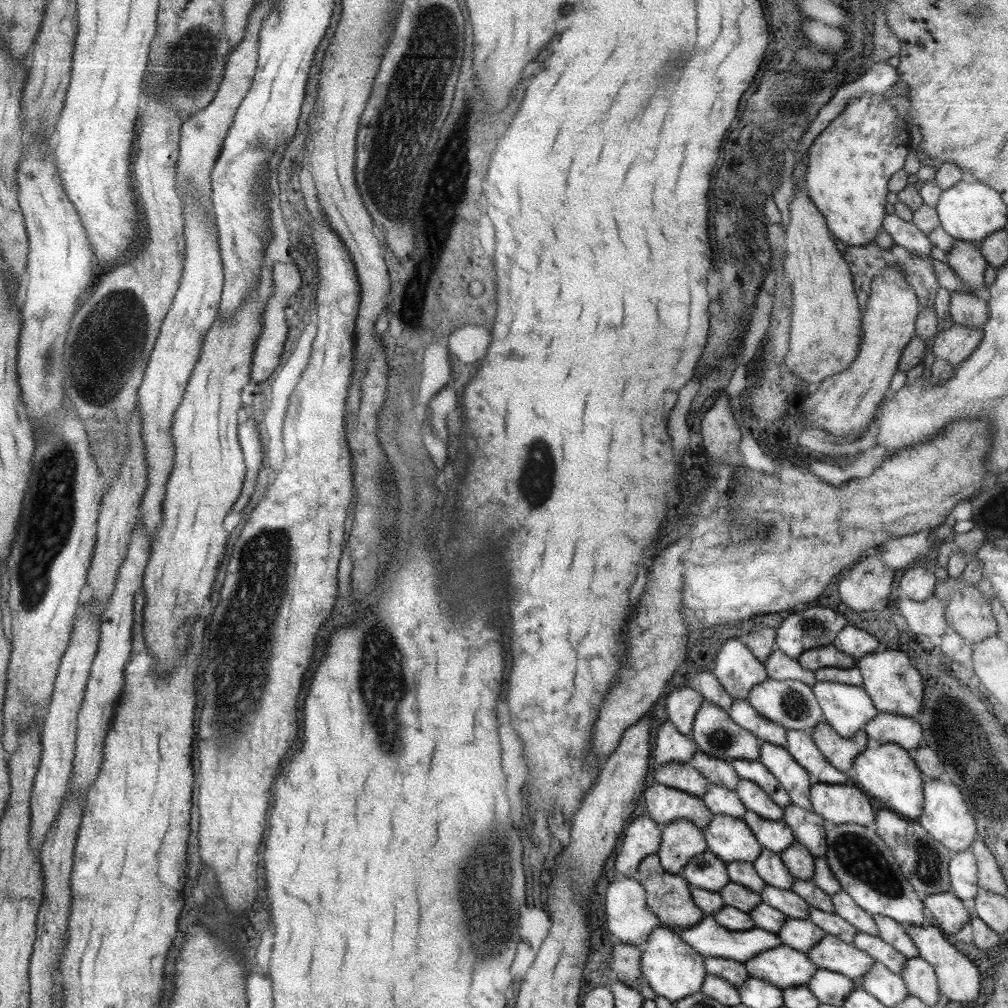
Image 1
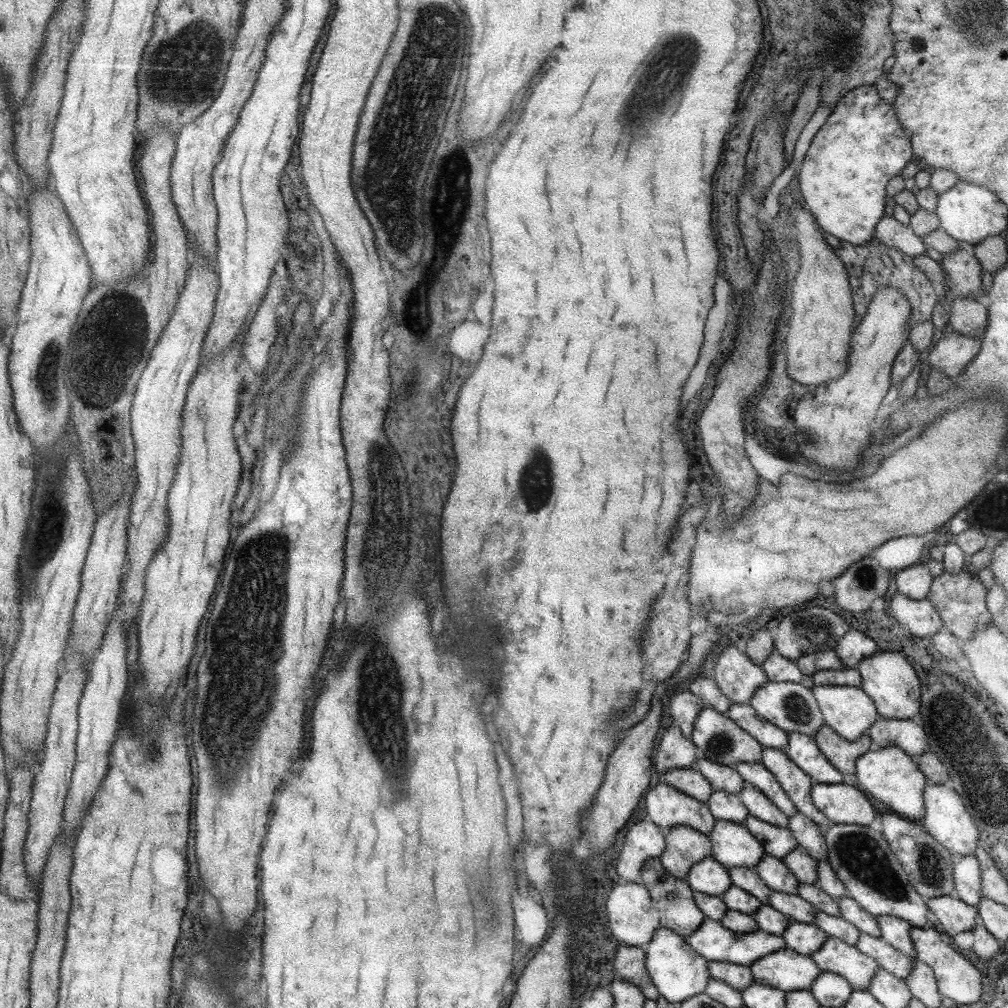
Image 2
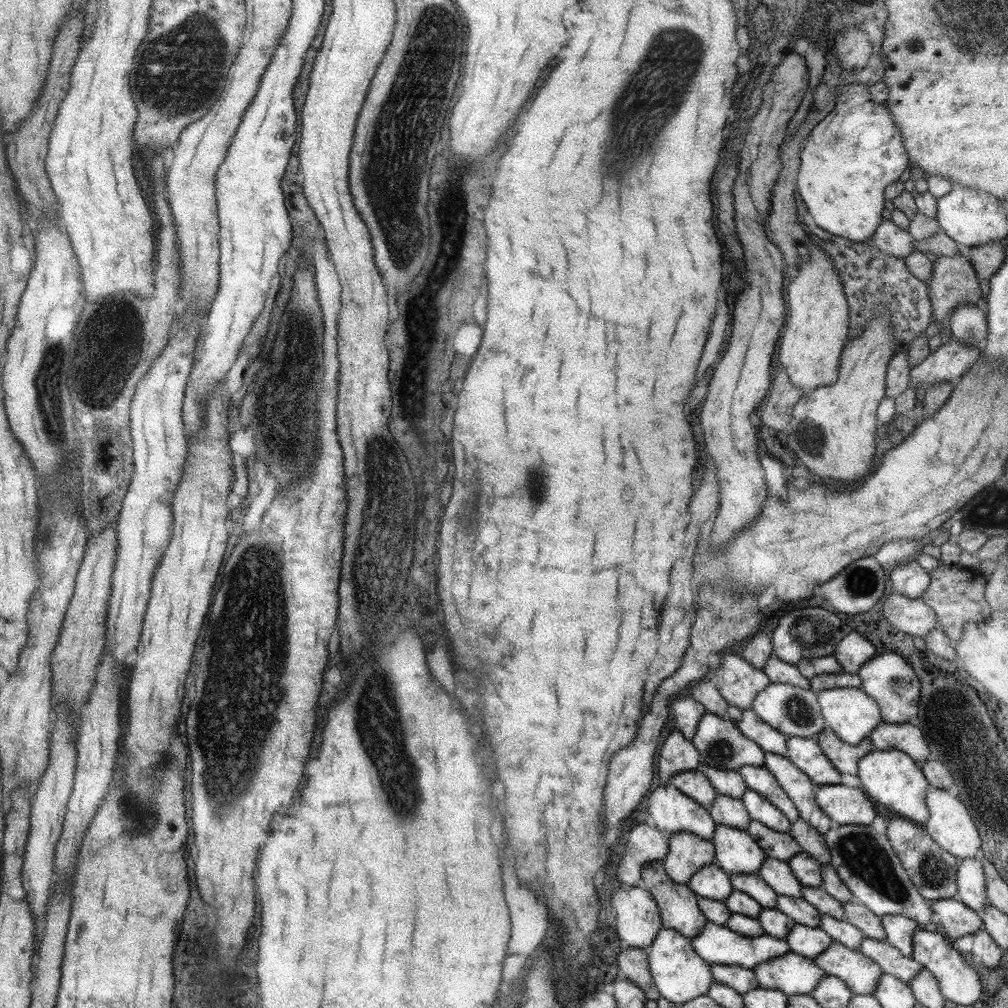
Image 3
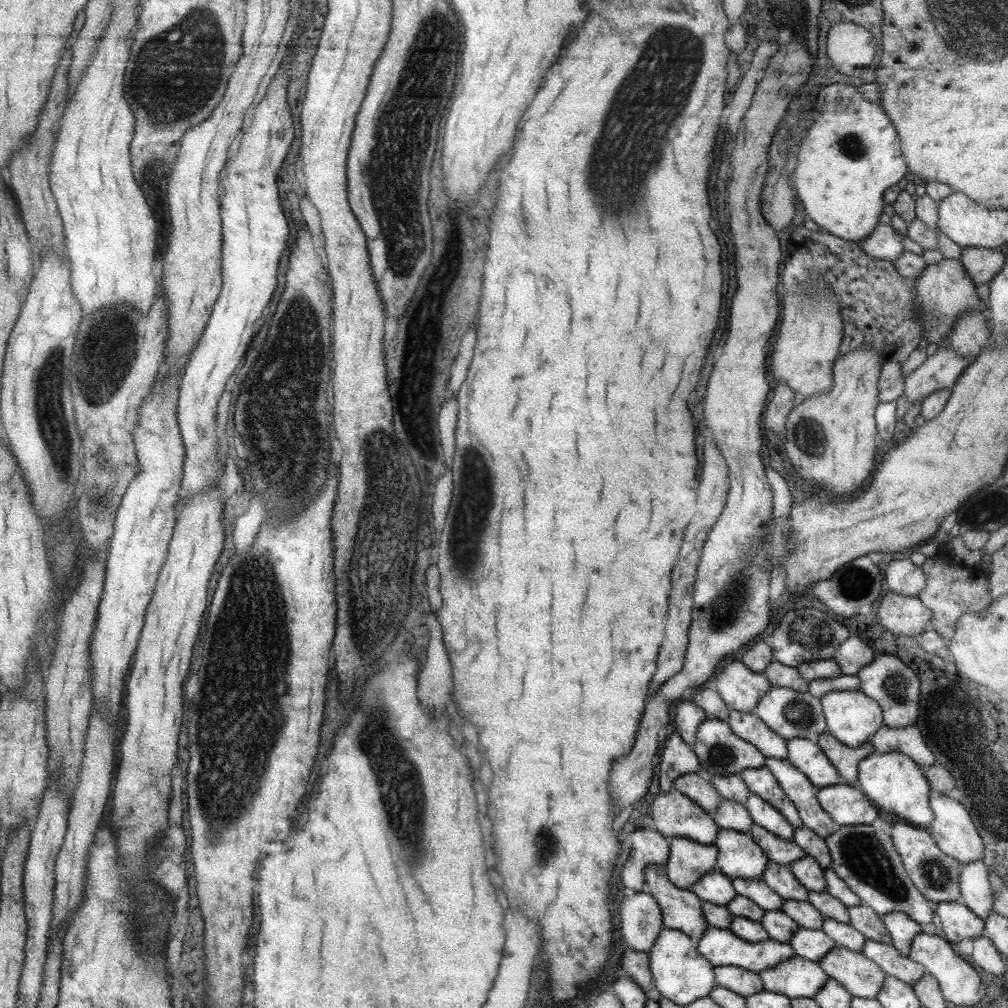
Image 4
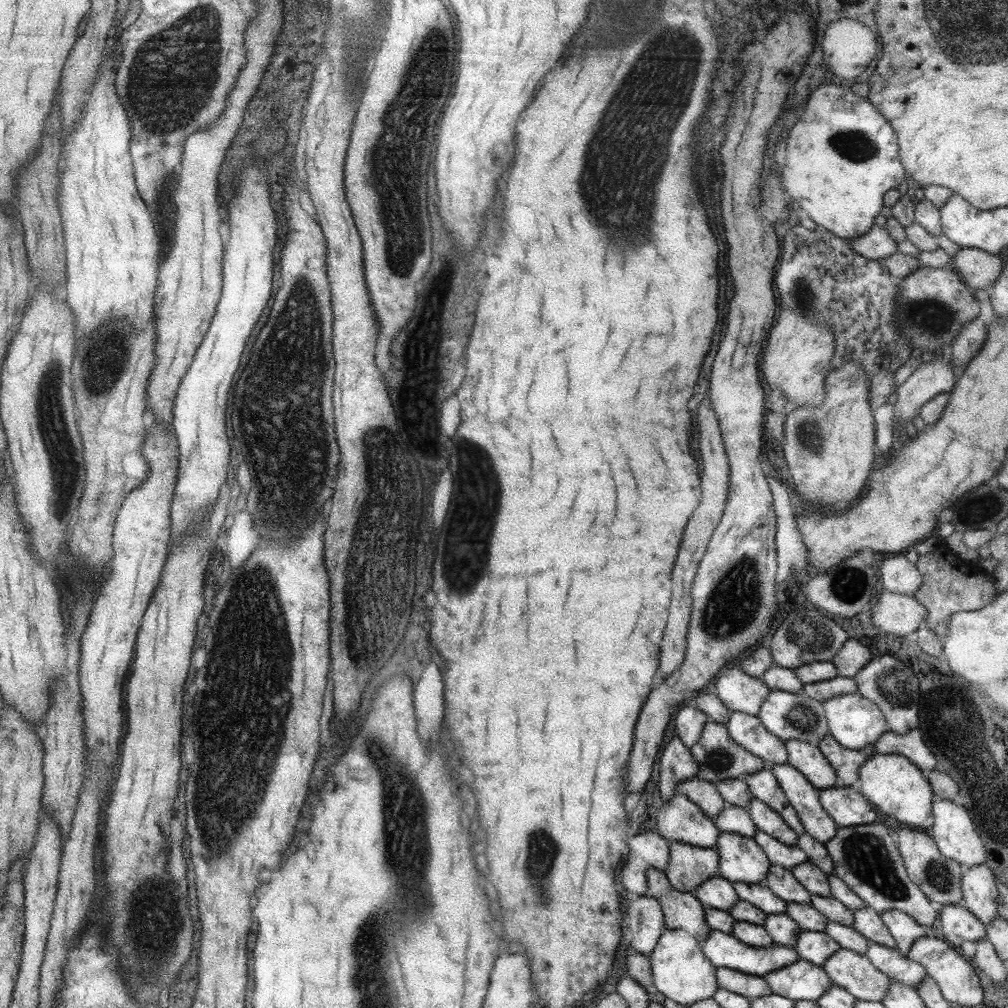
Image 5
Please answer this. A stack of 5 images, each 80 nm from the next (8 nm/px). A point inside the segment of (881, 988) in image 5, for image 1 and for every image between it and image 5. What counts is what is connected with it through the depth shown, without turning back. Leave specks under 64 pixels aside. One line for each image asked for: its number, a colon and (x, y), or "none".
1: (830, 953)
2: (834, 955)
3: (860, 975)
4: (861, 977)

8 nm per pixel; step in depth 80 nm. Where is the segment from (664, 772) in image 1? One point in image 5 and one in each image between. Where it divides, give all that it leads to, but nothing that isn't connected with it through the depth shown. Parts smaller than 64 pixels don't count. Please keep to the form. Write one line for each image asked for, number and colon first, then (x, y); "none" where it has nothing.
2: (689, 781)
3: (694, 784)
4: (695, 786)
5: (703, 794)

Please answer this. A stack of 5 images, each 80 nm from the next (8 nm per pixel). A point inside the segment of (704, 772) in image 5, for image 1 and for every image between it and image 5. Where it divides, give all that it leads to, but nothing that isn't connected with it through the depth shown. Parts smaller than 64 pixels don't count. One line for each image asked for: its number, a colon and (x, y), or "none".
1: (714, 733)
2: (718, 739)
3: (720, 745)
4: (719, 751)

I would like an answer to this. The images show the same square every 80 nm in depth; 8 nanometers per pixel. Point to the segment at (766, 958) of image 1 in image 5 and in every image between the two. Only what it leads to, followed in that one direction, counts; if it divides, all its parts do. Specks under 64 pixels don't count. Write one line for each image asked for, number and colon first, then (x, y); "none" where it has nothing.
2: (784, 969)
3: (791, 974)
4: (795, 978)
5: (801, 980)

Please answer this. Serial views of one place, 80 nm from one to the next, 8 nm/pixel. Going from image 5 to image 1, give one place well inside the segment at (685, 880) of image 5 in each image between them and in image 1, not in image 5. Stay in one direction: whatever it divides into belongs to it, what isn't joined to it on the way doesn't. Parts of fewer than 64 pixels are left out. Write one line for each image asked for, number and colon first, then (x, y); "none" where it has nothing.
1: (680, 840)
2: (685, 846)
3: (687, 853)
4: (687, 860)

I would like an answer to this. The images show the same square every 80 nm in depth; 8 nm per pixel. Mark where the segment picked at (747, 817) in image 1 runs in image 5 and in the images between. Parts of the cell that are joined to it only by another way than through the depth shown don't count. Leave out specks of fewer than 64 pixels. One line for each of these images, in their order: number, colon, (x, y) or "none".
2: (776, 841)
3: (779, 845)
4: (779, 850)
5: (783, 855)

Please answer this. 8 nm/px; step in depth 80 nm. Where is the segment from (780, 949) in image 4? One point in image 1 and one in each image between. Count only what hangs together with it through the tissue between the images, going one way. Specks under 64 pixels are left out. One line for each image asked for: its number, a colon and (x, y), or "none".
1: (709, 939)
2: (711, 941)
3: (714, 944)

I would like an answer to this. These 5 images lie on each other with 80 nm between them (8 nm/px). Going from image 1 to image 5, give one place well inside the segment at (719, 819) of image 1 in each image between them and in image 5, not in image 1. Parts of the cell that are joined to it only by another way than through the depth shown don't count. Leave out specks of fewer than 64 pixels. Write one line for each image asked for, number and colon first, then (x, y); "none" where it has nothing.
2: (732, 844)
3: (736, 852)
4: (738, 856)
5: (740, 859)

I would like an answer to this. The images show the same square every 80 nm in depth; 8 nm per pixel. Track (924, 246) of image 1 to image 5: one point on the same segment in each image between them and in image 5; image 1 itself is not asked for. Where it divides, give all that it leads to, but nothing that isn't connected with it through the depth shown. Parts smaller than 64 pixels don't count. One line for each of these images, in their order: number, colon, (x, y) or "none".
2: (888, 231)
3: (888, 238)
4: (883, 243)
5: (876, 243)

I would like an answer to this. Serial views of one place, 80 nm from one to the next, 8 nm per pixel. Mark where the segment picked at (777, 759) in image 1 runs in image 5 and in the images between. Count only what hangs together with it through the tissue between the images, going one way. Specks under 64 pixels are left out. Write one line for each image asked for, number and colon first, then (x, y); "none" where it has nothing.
2: (797, 785)
3: (797, 786)
4: (796, 786)
5: (802, 796)

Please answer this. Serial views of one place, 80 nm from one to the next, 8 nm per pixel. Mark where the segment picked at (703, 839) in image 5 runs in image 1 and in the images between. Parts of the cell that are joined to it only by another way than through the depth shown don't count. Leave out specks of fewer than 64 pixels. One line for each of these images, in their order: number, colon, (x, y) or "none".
1: (664, 804)
2: (666, 807)
3: (670, 811)
4: (673, 814)

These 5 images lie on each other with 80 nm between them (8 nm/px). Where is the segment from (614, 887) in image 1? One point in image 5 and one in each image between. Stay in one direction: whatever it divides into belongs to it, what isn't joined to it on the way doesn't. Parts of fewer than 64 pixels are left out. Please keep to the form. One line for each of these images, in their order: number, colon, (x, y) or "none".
2: (632, 918)
3: (637, 920)
4: (641, 920)
5: (645, 920)

